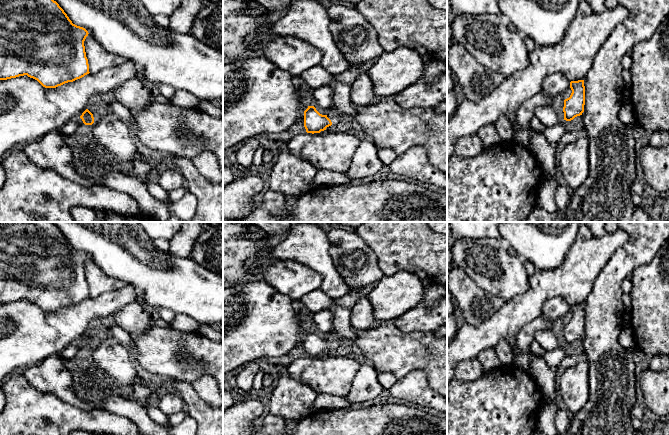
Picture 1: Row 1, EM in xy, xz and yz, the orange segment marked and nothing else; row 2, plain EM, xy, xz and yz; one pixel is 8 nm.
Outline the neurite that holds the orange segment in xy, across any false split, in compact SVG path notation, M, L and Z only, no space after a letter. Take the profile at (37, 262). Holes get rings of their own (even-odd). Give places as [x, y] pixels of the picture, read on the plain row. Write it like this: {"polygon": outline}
{"polygon": "M0 222L0 304L27 299L37 304L45 312L56 312L84 301L90 297L84 270L88 258L85 252L73 248L64 234L52 222Z"}

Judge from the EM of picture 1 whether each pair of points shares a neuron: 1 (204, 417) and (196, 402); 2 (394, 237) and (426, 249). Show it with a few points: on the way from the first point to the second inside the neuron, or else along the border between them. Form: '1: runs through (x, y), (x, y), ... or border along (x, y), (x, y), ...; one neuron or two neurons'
1: runs through (202, 413), (196, 406); one neuron
2: runs through (402, 240), (418, 247); one neuron

